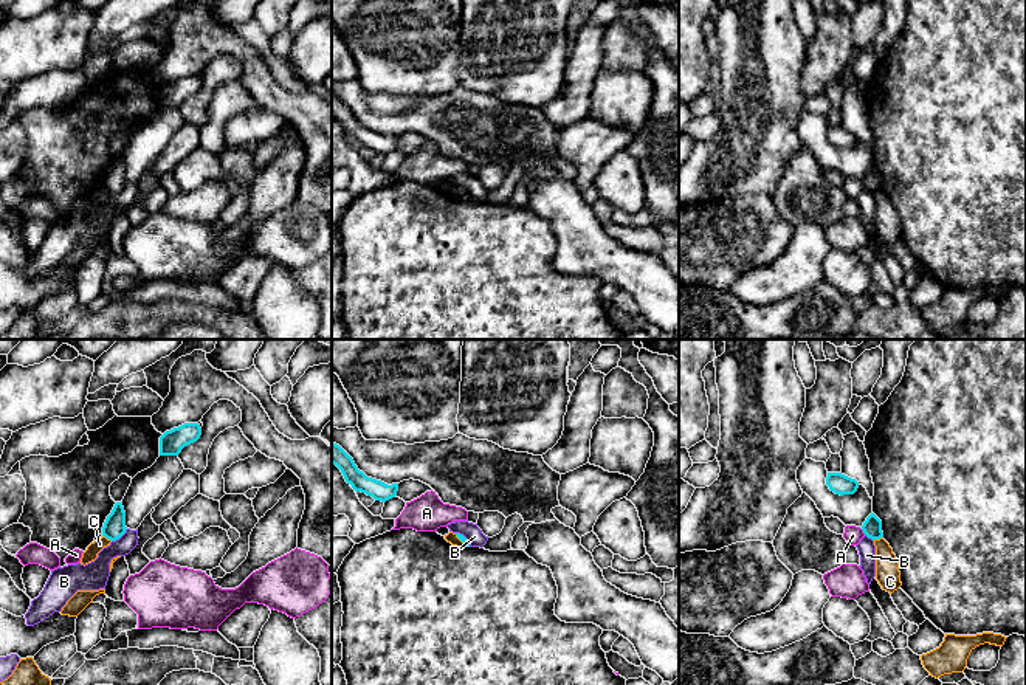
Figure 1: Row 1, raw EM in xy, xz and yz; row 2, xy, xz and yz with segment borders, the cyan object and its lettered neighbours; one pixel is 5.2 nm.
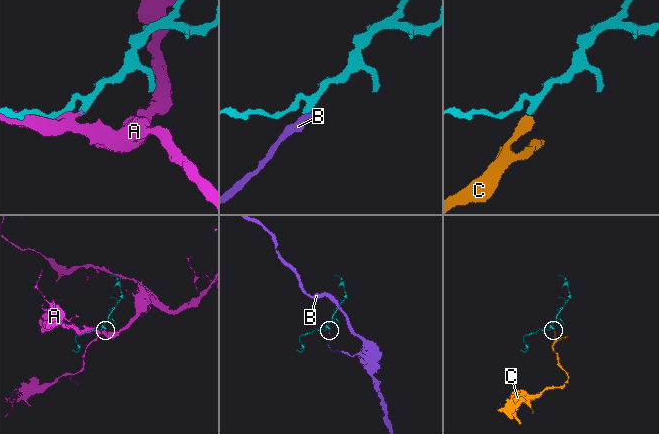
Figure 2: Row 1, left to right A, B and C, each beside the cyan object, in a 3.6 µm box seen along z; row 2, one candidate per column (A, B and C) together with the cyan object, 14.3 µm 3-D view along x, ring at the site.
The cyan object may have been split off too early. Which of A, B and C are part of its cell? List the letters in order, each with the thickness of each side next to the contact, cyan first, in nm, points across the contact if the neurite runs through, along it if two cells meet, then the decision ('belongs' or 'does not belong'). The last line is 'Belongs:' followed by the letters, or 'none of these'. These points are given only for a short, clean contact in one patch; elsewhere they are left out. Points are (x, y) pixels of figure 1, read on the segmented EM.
A: 100 nm thick on the cyan side, 90 nm on the other; does not belong
B: 110 nm thick on the cyan side, 140 nm on the other; border along xy (127, 529), (112, 541); does not belong
C: 100 nm thick on the cyan side, 130 nm on the other; border along yz (882, 536), (873, 540); does not belong
Belongs: none of these

